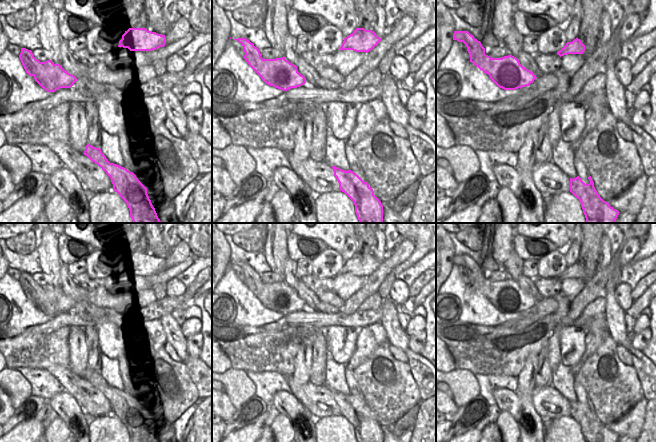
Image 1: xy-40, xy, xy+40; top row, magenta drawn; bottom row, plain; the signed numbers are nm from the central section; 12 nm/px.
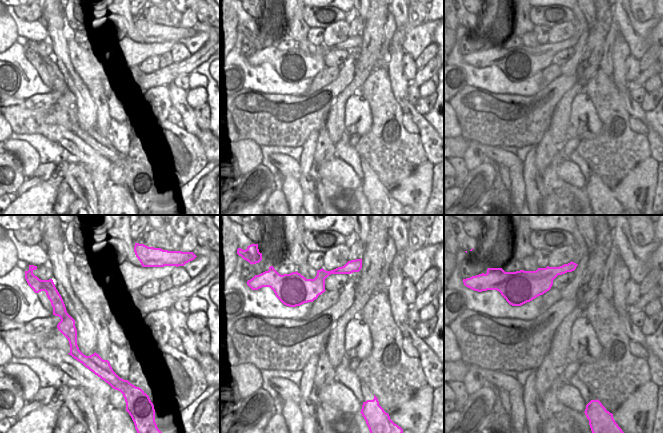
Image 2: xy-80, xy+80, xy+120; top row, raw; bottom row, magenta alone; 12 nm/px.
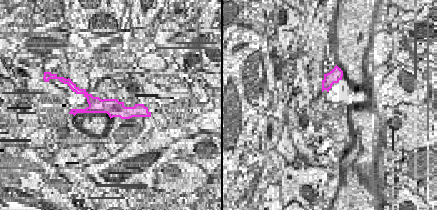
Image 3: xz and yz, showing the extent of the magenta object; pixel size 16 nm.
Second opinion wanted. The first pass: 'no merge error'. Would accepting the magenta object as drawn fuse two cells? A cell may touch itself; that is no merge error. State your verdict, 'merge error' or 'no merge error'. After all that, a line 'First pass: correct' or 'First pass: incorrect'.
merge error
First pass: incorrect

